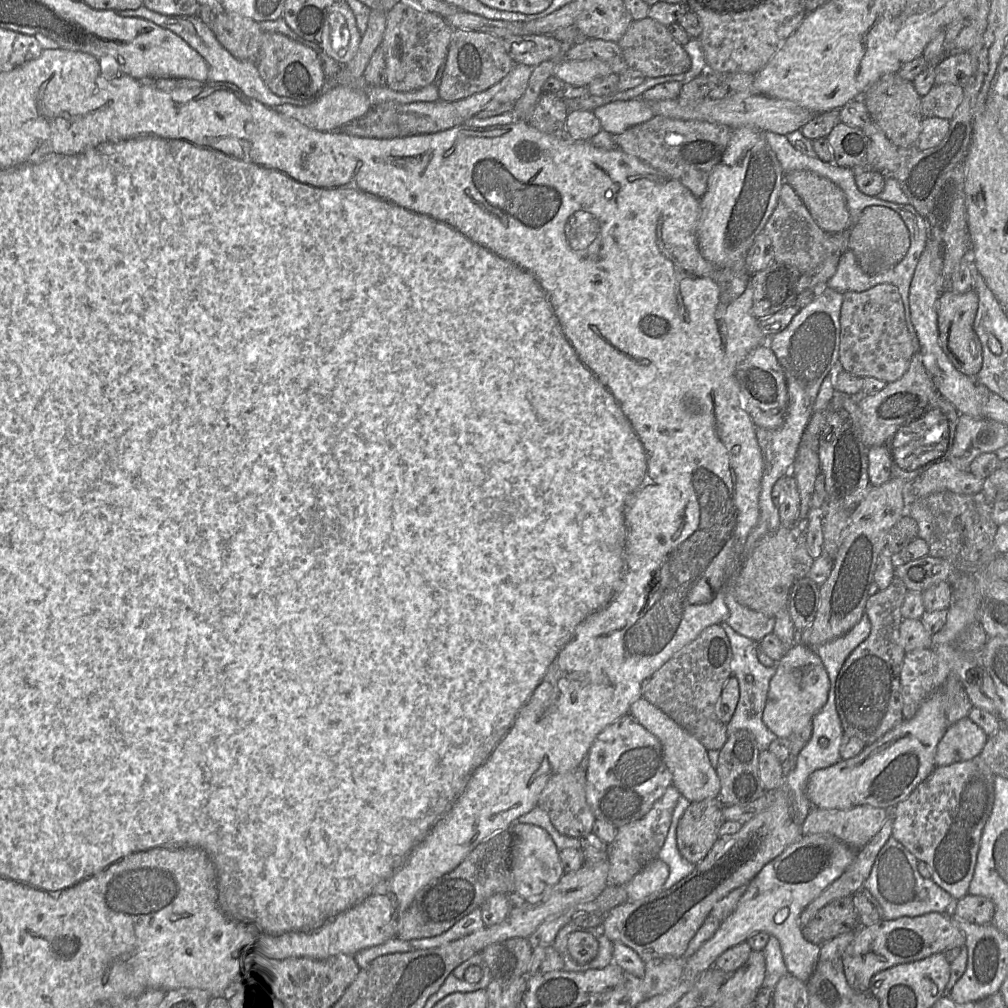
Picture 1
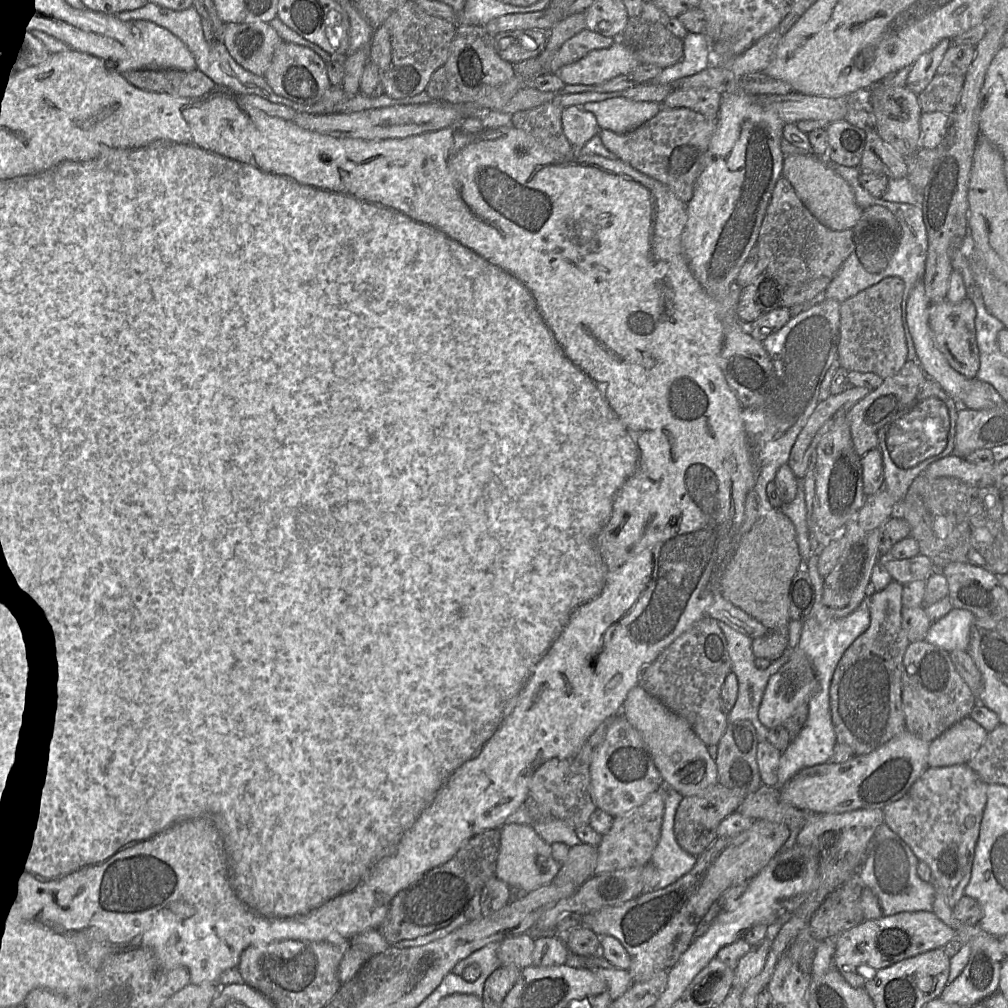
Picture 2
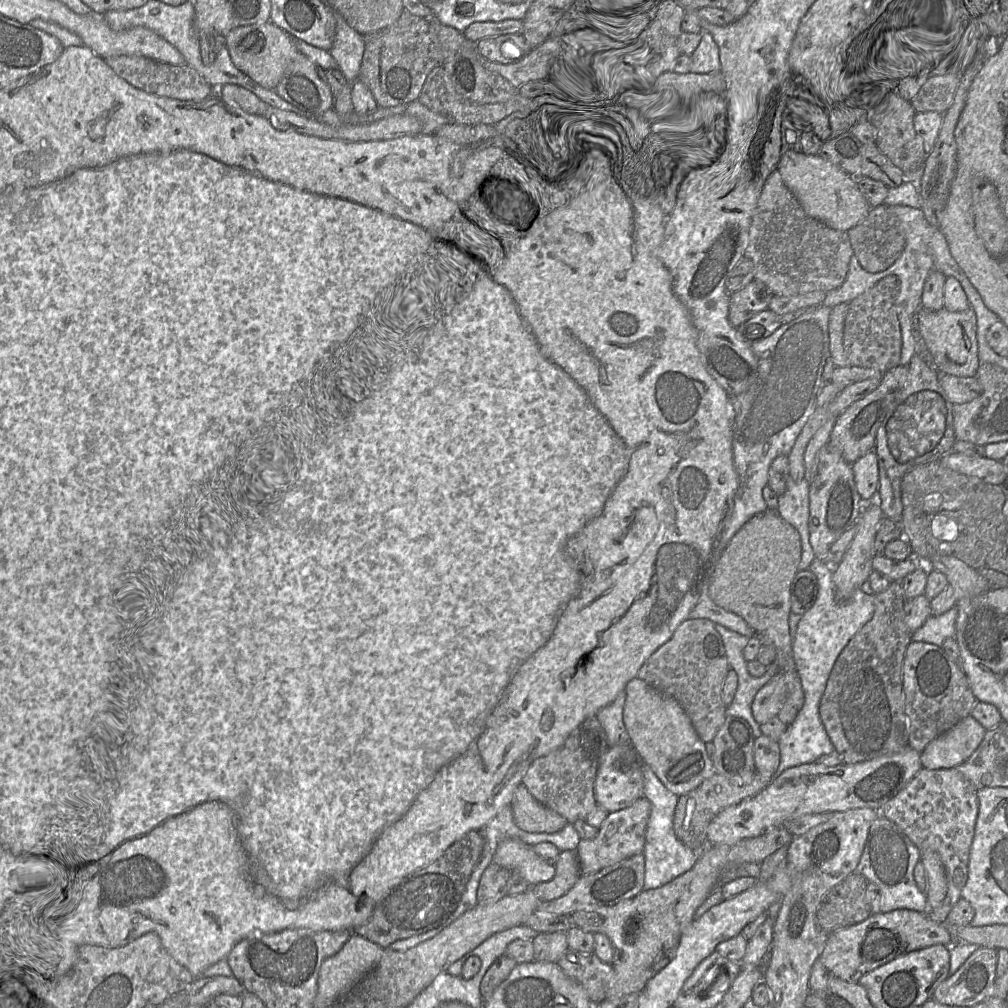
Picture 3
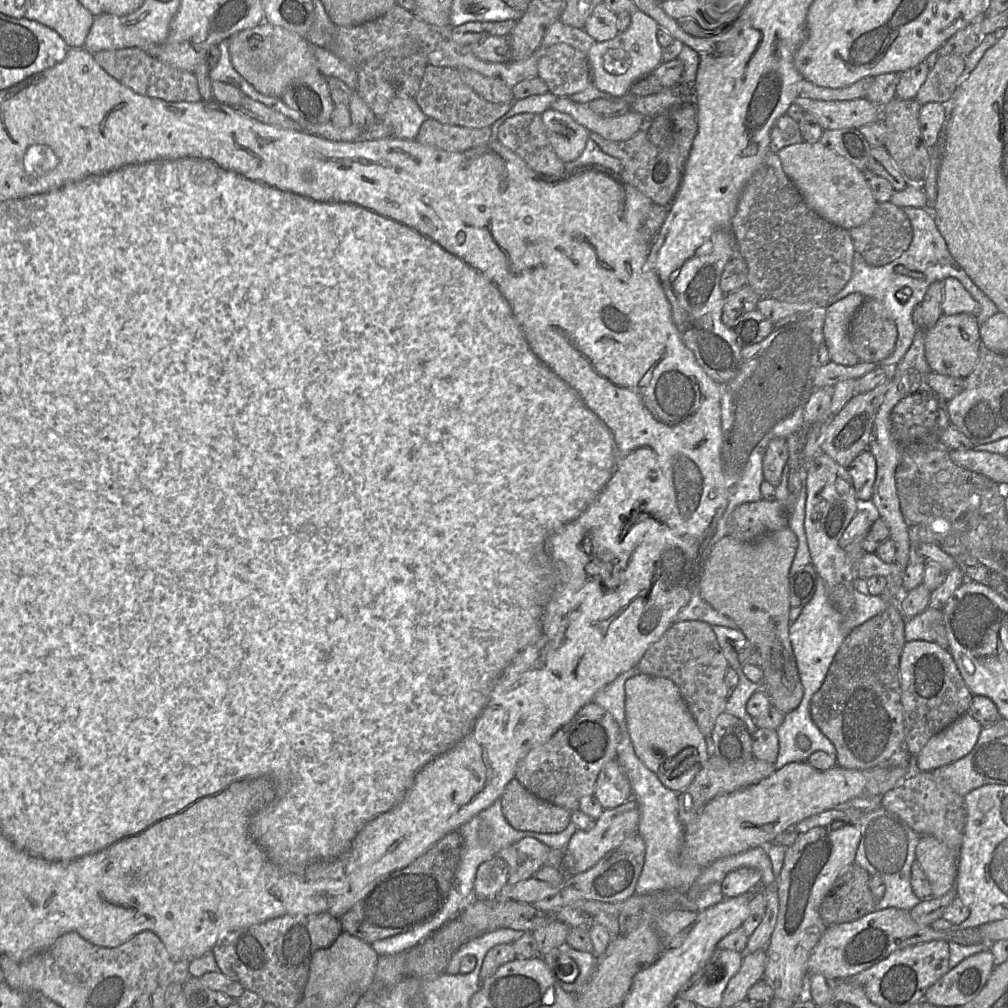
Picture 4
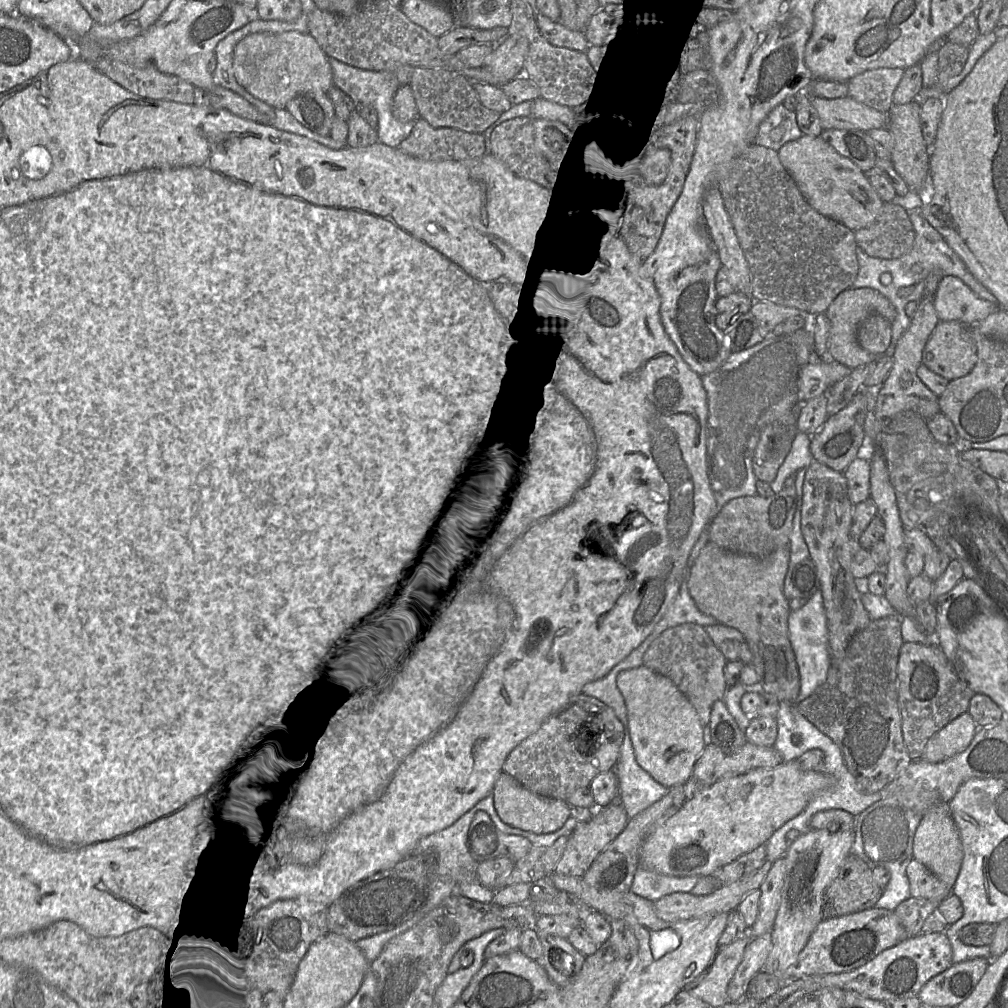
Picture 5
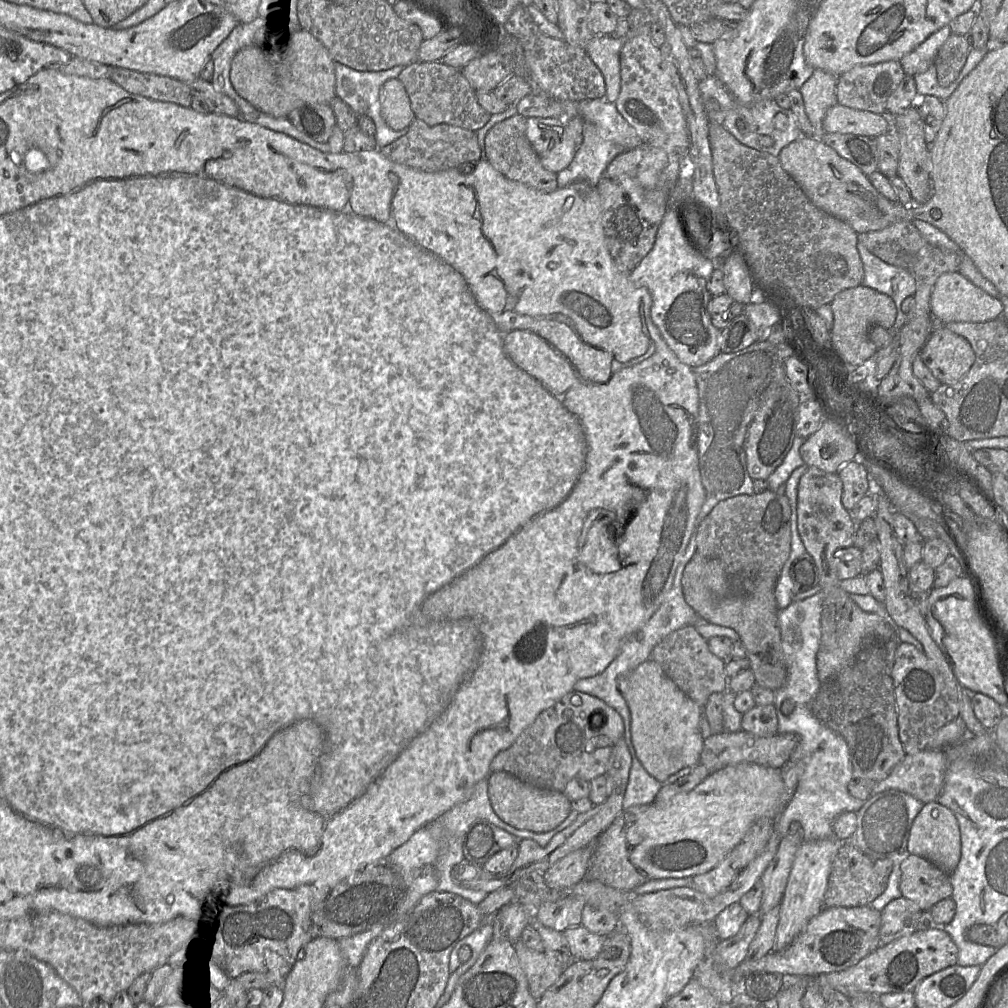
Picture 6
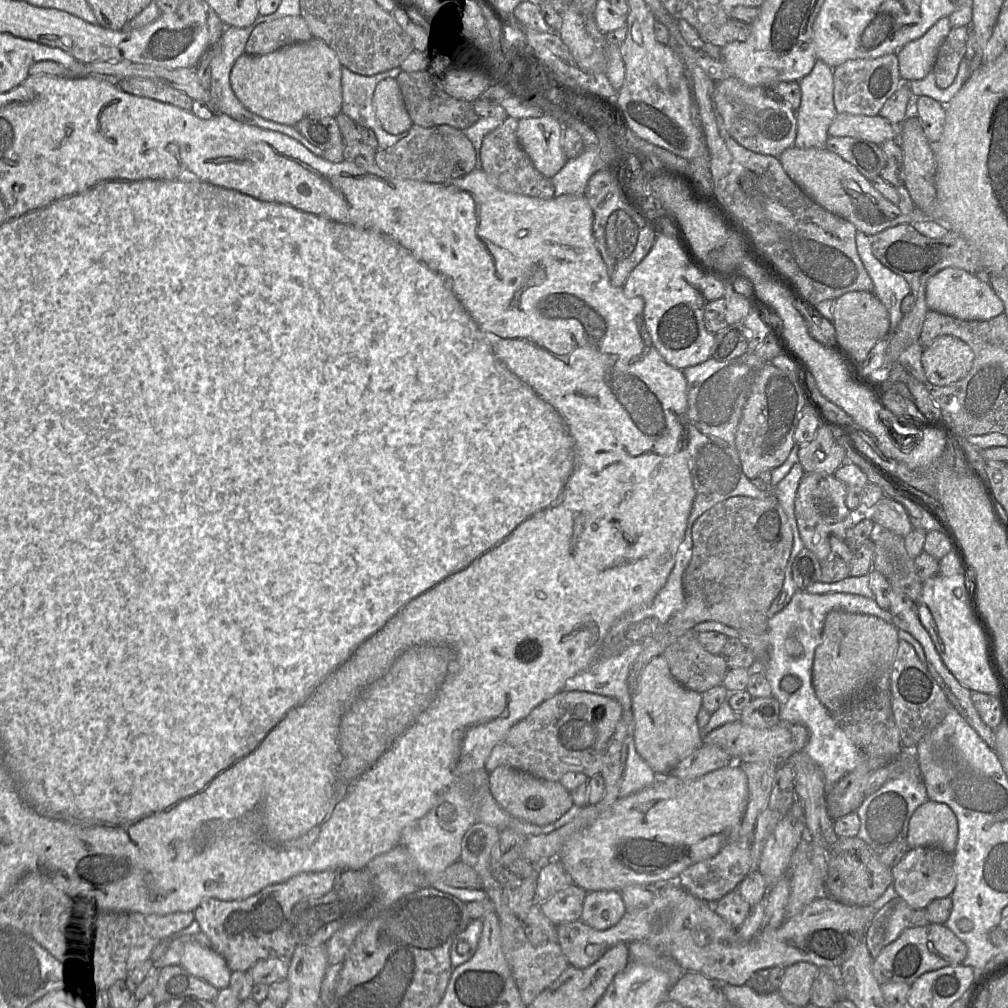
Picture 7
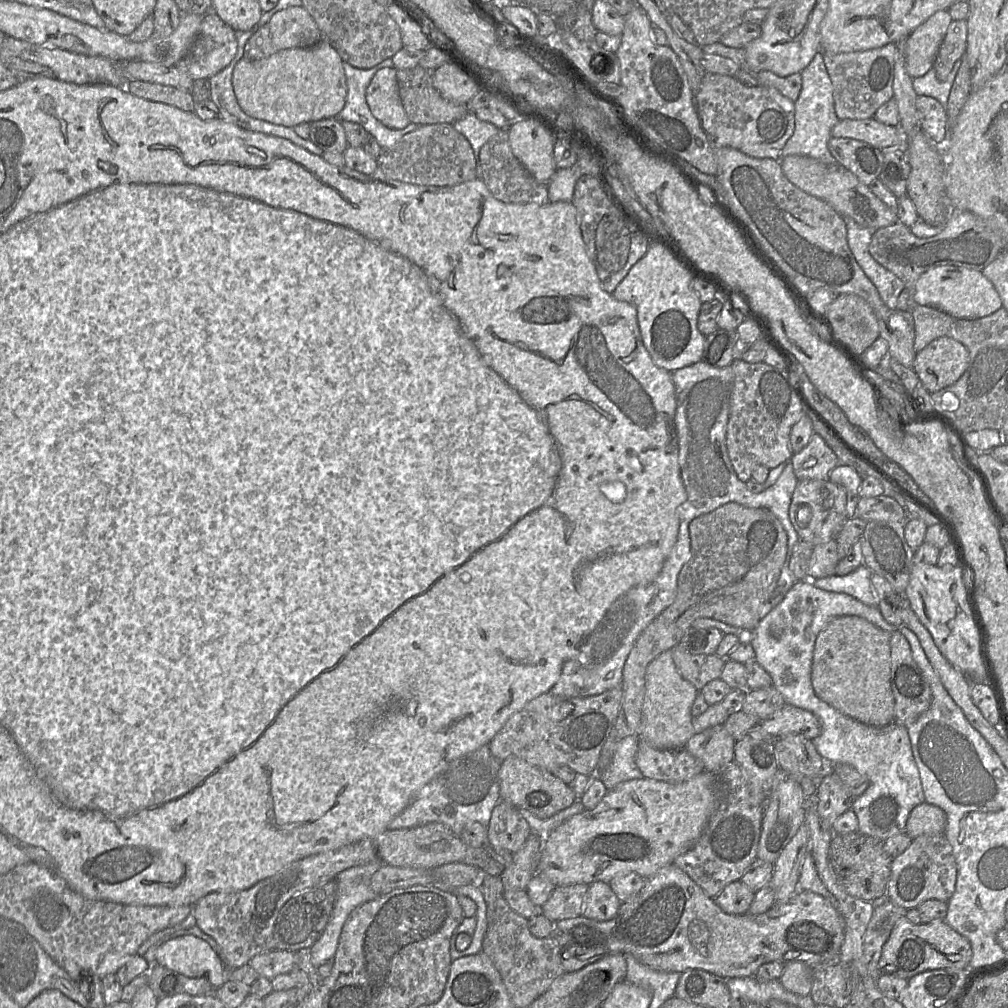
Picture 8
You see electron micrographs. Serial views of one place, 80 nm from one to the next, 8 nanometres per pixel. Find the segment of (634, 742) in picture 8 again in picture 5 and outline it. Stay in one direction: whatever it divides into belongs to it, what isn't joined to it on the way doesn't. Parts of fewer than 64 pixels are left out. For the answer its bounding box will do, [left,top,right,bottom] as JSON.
[614,726,669,818]

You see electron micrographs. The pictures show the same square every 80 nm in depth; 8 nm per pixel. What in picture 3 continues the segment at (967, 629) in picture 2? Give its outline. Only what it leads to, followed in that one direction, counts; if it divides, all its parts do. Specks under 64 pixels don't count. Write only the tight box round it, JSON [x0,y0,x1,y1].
[911,606,957,646]

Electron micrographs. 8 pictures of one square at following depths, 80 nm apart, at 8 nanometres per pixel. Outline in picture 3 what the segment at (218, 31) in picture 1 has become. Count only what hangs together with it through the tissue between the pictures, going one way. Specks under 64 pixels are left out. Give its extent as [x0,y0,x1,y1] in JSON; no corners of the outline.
[225,21,301,89]

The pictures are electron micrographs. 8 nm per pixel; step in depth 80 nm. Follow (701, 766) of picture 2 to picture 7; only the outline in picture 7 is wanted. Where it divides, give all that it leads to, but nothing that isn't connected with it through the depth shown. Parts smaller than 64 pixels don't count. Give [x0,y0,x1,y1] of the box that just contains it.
[631,655,703,774]

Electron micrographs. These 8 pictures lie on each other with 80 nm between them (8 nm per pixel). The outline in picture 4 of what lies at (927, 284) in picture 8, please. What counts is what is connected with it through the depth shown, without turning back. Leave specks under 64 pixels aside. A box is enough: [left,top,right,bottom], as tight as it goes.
[943,277,979,318]

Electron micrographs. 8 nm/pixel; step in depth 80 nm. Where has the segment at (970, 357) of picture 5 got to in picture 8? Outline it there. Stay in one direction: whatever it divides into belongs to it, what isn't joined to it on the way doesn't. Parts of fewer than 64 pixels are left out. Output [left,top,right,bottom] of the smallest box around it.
[912,336,969,394]

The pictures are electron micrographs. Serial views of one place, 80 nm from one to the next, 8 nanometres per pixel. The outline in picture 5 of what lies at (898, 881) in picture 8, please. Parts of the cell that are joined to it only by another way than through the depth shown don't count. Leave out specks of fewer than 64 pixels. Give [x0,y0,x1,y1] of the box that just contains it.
[906,858,952,902]

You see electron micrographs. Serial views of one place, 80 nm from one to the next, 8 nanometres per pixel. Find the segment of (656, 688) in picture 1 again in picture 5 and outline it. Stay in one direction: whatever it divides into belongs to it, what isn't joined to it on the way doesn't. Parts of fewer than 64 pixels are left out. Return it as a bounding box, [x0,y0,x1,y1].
[643,623,727,725]

